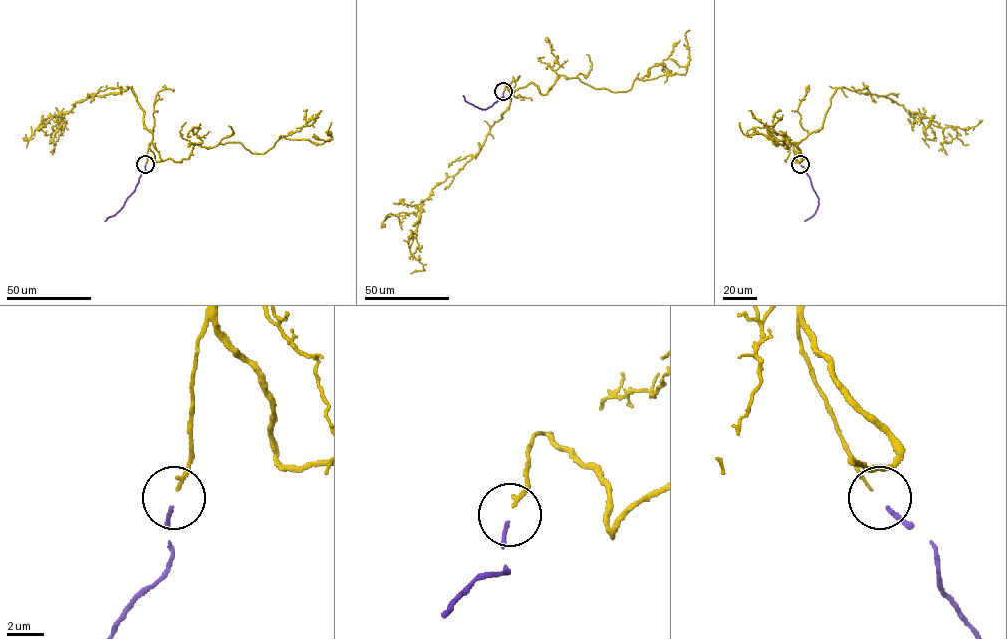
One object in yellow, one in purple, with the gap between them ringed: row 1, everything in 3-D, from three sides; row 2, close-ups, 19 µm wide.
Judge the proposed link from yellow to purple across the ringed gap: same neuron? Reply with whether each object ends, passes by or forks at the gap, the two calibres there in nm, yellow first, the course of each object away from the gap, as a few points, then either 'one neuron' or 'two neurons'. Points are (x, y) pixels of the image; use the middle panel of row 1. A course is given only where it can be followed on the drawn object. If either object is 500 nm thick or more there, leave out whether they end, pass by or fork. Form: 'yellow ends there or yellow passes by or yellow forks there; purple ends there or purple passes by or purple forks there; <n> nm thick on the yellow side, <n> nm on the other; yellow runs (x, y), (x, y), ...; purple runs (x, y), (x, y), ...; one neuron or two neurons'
yellow ends there; purple ends there; 160 nm thick on the yellow side, 220 nm on the other; yellow runs (504, 91), (532, 82), (546, 94), (558, 75), (619, 92), (637, 78), (685, 74), (689, 30); purple runs (503, 92), (503, 97), (486, 109), (468, 102), (463, 95); one neuron

